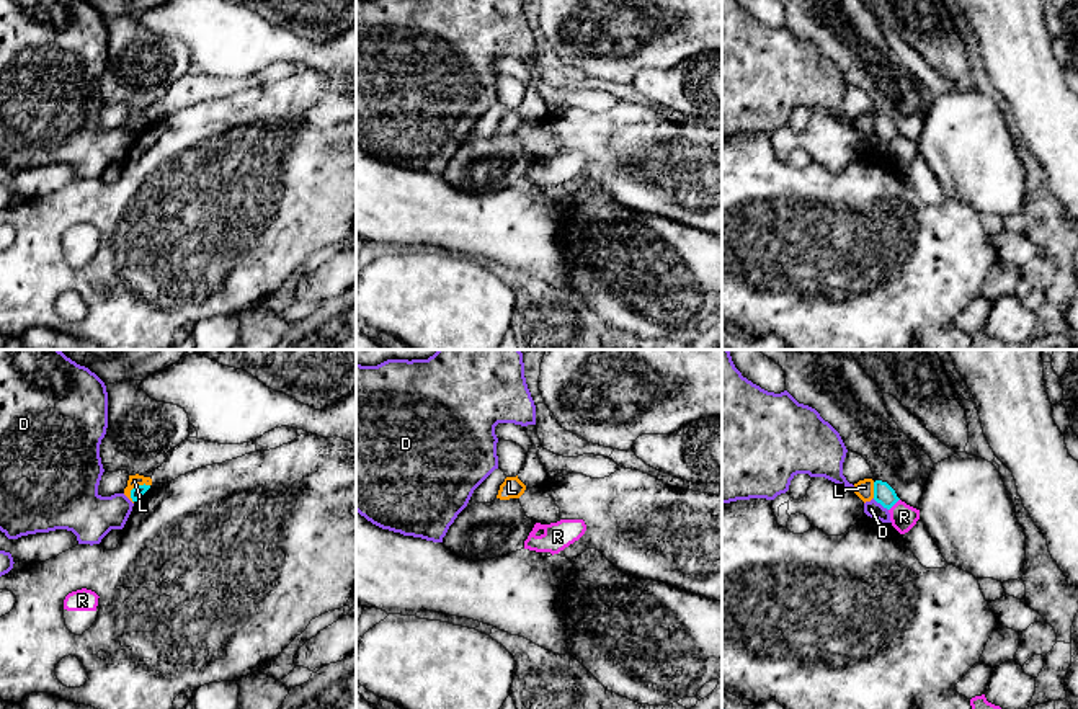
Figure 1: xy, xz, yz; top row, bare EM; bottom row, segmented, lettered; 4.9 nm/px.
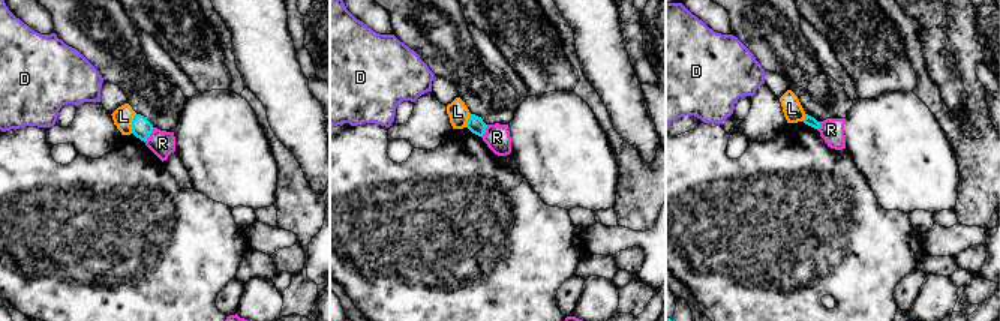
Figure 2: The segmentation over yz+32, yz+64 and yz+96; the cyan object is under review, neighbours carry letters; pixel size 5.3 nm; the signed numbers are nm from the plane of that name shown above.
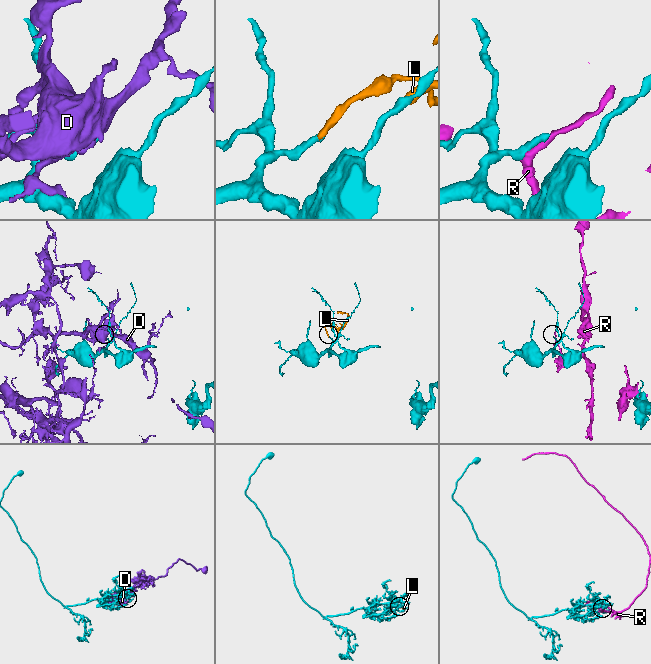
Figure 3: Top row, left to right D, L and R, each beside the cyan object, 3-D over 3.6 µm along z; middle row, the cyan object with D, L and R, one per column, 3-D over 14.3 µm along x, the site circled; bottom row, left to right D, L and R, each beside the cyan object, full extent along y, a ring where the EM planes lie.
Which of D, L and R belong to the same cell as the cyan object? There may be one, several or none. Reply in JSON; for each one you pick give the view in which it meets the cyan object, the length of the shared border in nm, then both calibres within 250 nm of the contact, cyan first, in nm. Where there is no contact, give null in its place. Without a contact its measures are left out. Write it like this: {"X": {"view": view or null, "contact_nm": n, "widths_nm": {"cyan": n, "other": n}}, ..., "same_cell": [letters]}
{"same_cell": []}

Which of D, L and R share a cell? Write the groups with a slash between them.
D / L / R

